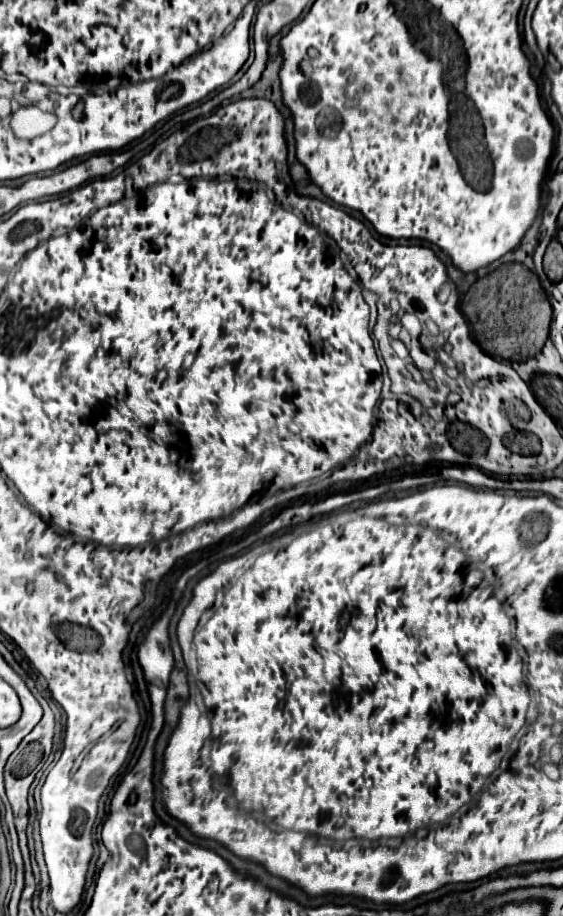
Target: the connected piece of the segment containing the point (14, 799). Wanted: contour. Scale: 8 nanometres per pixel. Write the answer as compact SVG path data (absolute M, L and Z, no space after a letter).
M9 771L5 773L5 791L7 791L9 803L11 803L11 807L13 807L15 827L17 827L19 847L21 847L21 855L23 855L25 867L31 867L31 863L29 863L29 849L27 849L25 829L27 829L27 819L29 819L27 793L29 793L29 785L33 783L33 777L35 777L35 773L31 773L31 775L27 775L27 777L13 777Z

